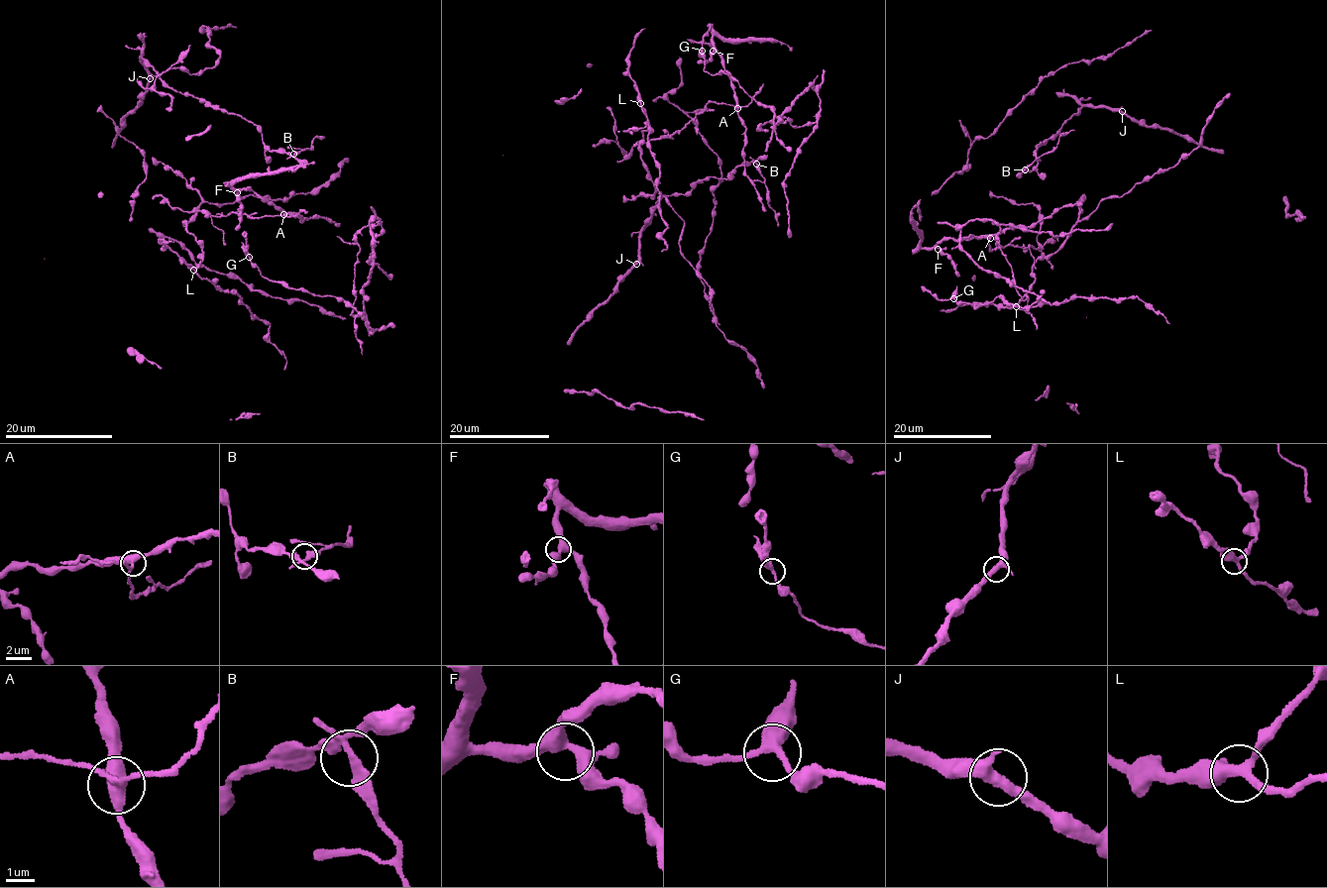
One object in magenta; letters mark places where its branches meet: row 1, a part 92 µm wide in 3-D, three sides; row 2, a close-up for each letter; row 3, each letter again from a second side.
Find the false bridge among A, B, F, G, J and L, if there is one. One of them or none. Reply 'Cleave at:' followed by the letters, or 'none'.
Cleave at: A

